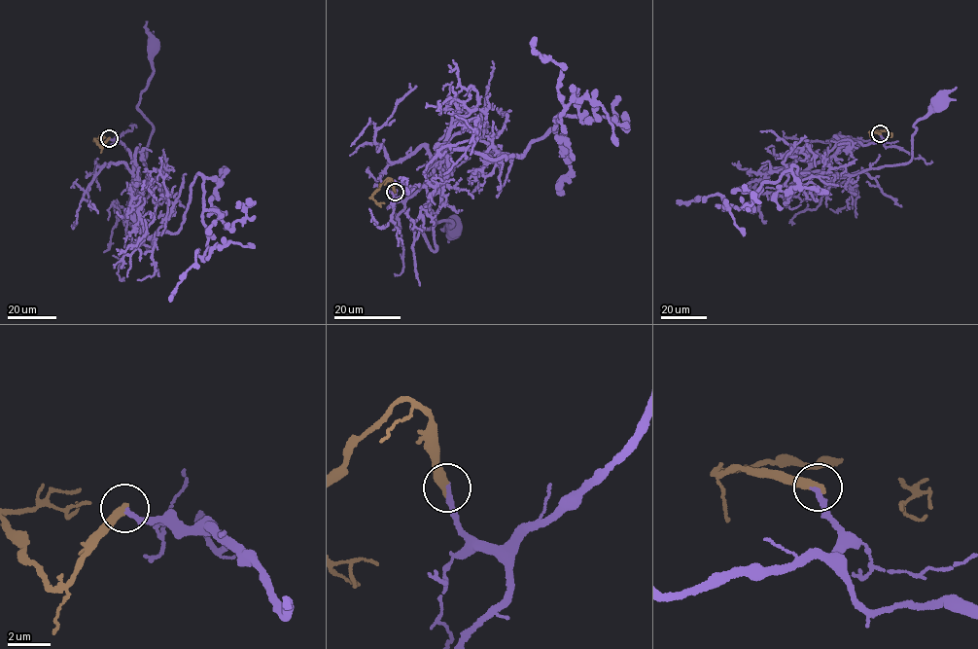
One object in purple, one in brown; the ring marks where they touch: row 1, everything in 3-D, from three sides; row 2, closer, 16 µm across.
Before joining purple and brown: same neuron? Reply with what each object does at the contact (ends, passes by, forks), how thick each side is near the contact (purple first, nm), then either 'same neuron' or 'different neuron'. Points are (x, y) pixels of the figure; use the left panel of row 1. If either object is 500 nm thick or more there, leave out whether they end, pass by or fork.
purple ends; brown ends; calibres 240 and 440 nm; same neuron

